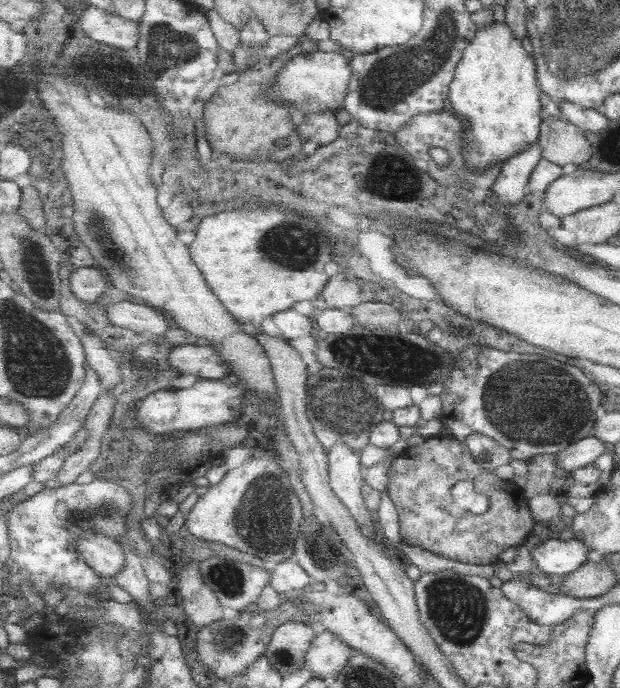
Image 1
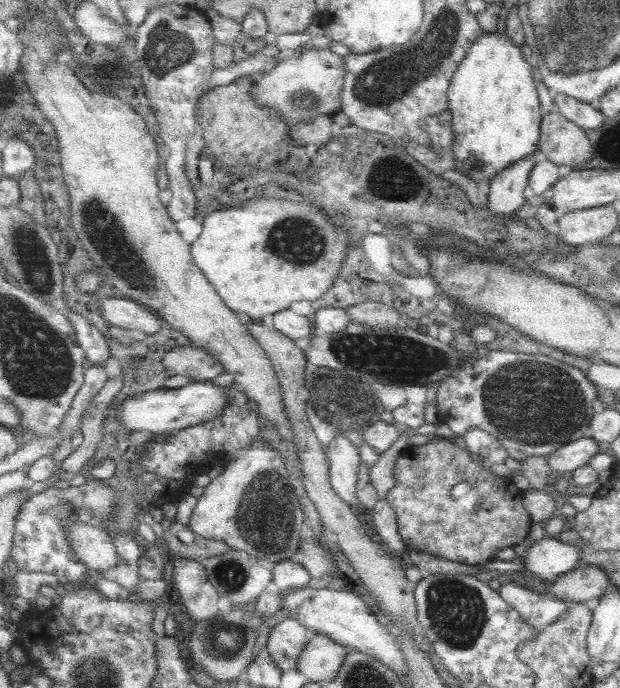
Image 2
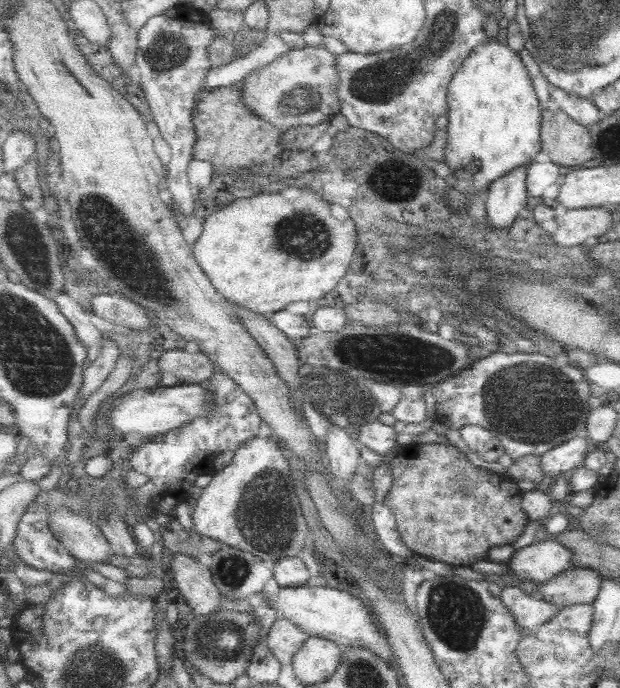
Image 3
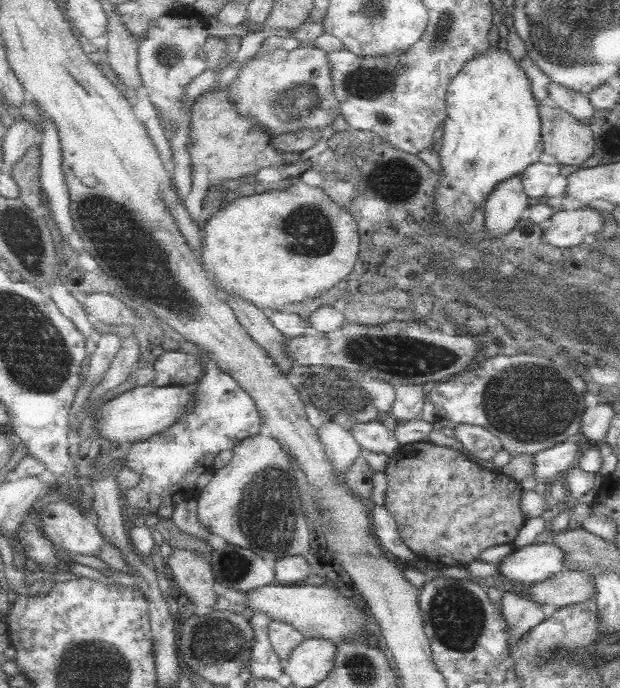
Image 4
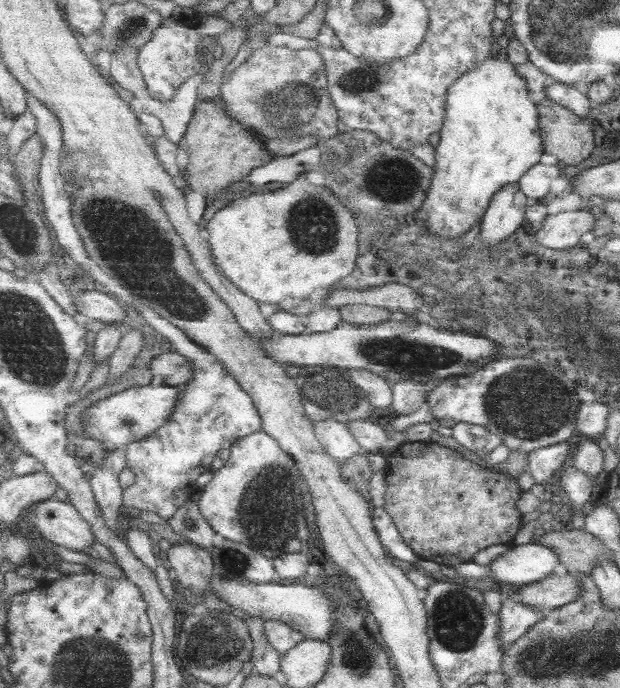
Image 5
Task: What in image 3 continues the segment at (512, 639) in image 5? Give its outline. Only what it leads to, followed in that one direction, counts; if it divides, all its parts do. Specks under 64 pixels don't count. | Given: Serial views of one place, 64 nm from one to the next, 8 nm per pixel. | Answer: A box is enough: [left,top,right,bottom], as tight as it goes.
[501,586,561,636]

